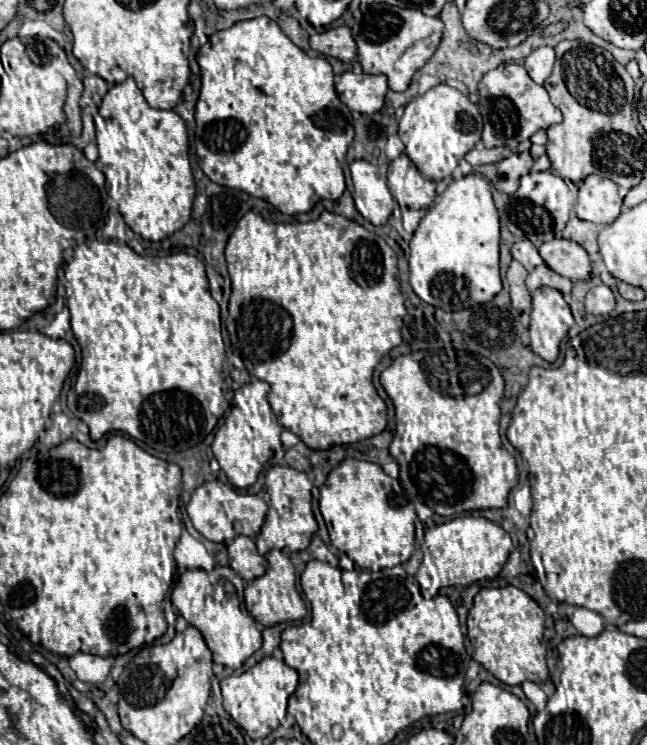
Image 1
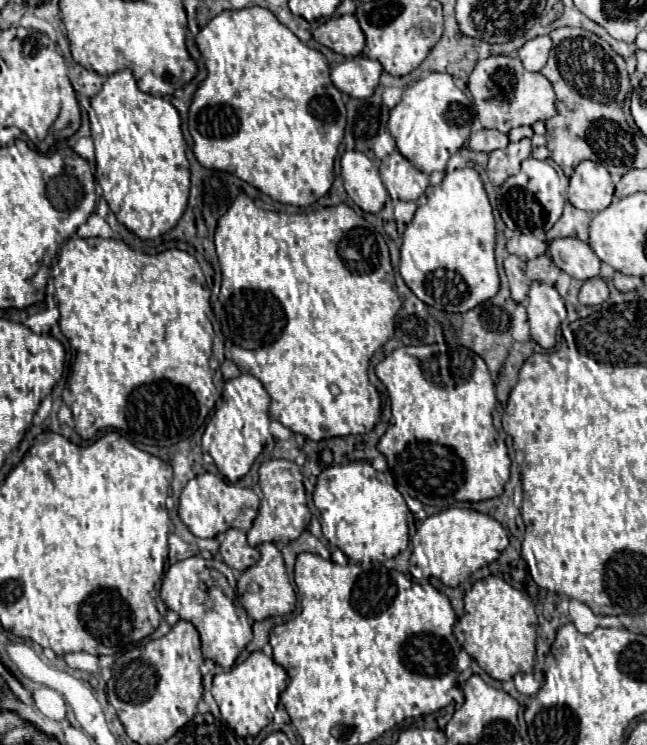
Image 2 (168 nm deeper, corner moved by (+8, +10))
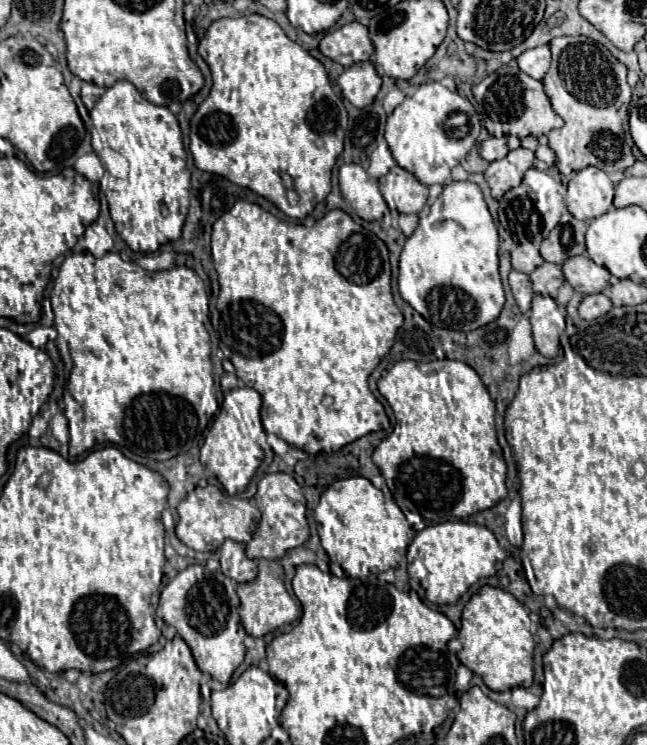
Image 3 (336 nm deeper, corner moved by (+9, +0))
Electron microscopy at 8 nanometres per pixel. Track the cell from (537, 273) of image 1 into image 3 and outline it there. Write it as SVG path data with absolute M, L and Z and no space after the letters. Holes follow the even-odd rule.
M543 262L539 268L535 268L535 272L531 272L531 282L533 282L533 290L539 294L549 294L549 296L557 296L559 286L565 282L561 266L559 264L551 264L551 262Z

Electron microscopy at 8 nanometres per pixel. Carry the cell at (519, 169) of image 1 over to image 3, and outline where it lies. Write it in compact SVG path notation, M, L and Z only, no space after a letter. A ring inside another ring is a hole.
M517 148L509 152L505 158L495 160L485 170L485 180L491 188L491 196L499 200L507 190L521 184L523 174L533 166L533 152L525 148Z

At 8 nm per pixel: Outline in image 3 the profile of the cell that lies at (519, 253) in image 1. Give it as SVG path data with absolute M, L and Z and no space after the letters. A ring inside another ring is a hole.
M527 242L527 244L519 244L513 252L511 252L511 264L515 270L519 272L525 272L525 274L531 274L537 266L541 266L545 260L541 258L539 250Z

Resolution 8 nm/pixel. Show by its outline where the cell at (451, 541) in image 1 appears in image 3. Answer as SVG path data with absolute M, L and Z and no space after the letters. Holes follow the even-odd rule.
M441 522L421 530L413 542L417 544L419 554L429 572L429 586L425 590L425 596L429 602L435 604L457 602L469 590L471 584L475 584L479 578L493 576L505 560L505 550L501 550L493 532L487 526L479 524Z

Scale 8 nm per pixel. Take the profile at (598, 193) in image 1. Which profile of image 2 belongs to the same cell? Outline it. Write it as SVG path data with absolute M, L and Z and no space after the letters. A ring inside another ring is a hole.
M584 160L576 166L568 188L568 200L572 206L594 214L604 210L612 202L612 196L614 184L602 164Z

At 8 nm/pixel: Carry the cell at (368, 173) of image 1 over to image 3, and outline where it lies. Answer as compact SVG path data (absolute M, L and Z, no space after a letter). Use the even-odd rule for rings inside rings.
M343 164L339 168L339 188L347 204L367 222L383 218L387 202L379 192L379 184L359 164Z

